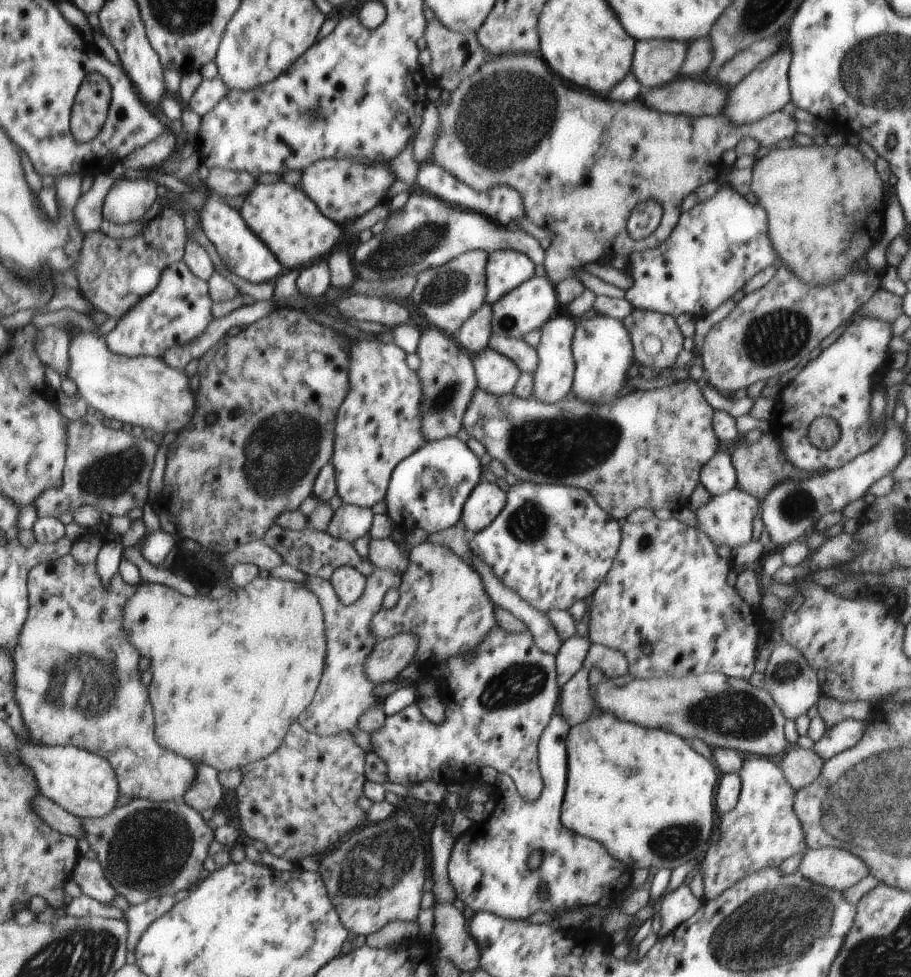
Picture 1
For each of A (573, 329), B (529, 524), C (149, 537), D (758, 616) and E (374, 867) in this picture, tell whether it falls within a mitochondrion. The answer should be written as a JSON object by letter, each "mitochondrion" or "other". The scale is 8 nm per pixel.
{"A":"other","B":"mitochondrion","C":"other","D":"other","E":"mitochondrion"}

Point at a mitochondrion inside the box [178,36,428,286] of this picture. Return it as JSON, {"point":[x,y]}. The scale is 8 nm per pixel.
{"point":[316,113]}

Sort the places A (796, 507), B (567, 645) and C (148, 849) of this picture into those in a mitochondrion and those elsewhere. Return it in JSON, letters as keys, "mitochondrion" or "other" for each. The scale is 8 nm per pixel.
{"A":"mitochondrion","B":"other","C":"mitochondrion"}

